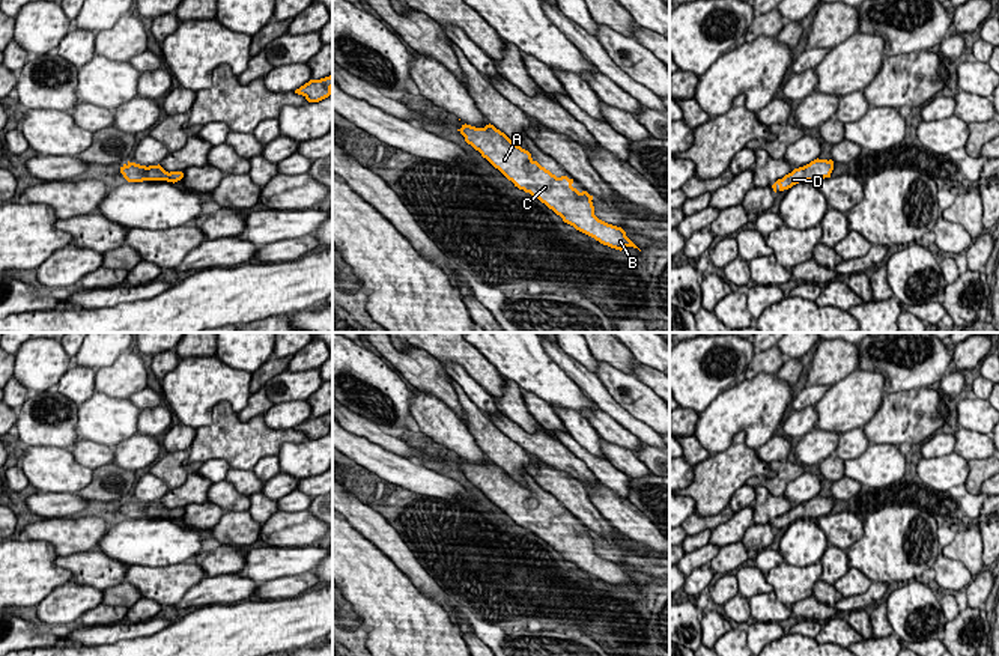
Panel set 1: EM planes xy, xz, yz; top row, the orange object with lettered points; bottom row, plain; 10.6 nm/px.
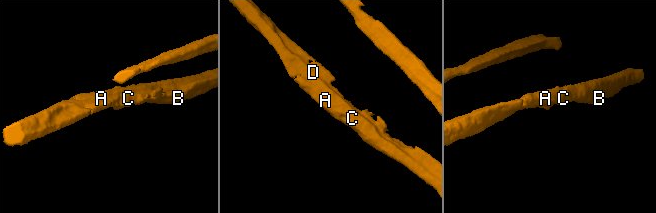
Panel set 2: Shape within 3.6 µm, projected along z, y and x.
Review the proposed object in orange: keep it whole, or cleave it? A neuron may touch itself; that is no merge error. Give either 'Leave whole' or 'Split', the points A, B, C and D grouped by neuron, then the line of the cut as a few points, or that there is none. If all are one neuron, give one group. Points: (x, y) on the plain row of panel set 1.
Leave whole. Groups: A B C D. No split

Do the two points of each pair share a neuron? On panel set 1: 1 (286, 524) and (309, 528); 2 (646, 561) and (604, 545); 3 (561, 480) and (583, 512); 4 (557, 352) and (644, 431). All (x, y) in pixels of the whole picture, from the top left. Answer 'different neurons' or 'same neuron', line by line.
1: same neuron
2: same neuron
3: same neuron
4: same neuron

